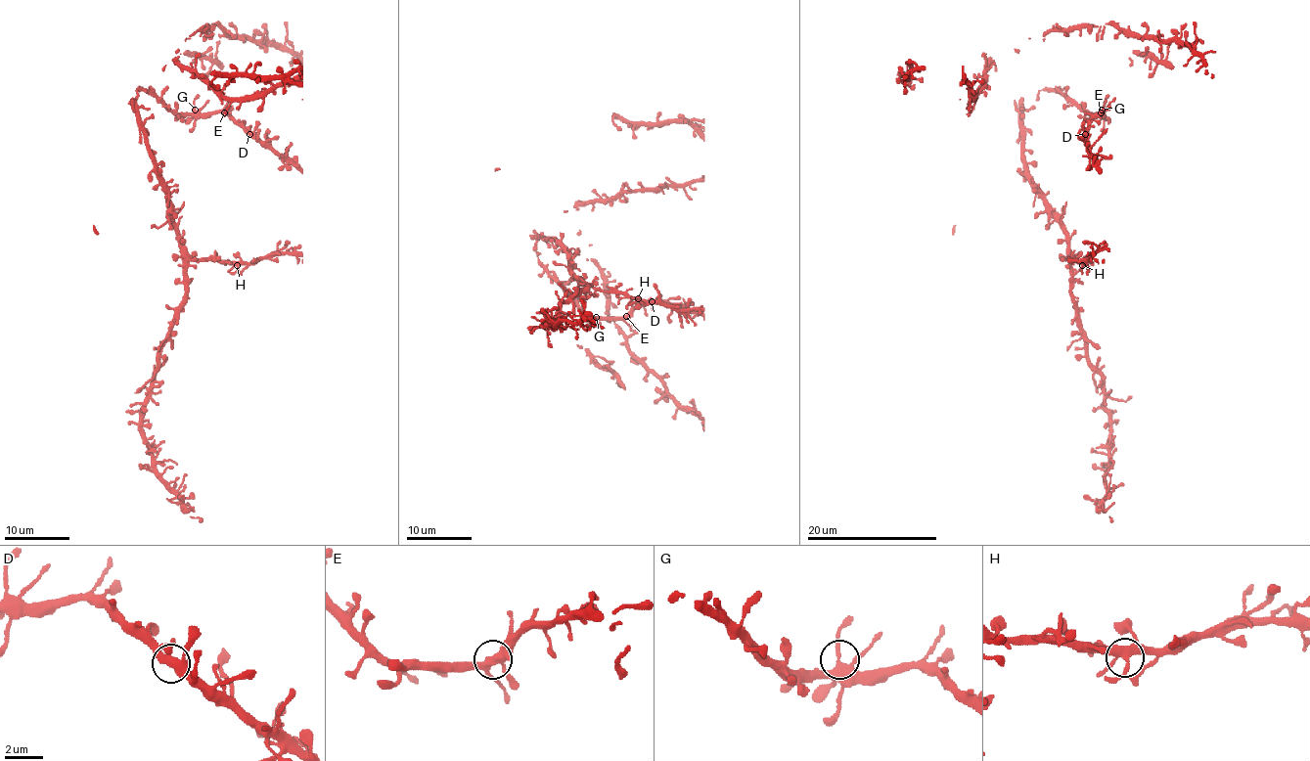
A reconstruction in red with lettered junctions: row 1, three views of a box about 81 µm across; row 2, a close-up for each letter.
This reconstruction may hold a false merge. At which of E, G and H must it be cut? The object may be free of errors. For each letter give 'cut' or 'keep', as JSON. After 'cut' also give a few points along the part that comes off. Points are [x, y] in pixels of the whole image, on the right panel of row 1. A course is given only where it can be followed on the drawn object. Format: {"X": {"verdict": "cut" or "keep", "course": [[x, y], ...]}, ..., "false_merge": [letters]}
{"E": {"verdict": "keep"}, "G": {"verdict": "keep"}, "H": {"verdict": "keep"}, "false_merge": []}

